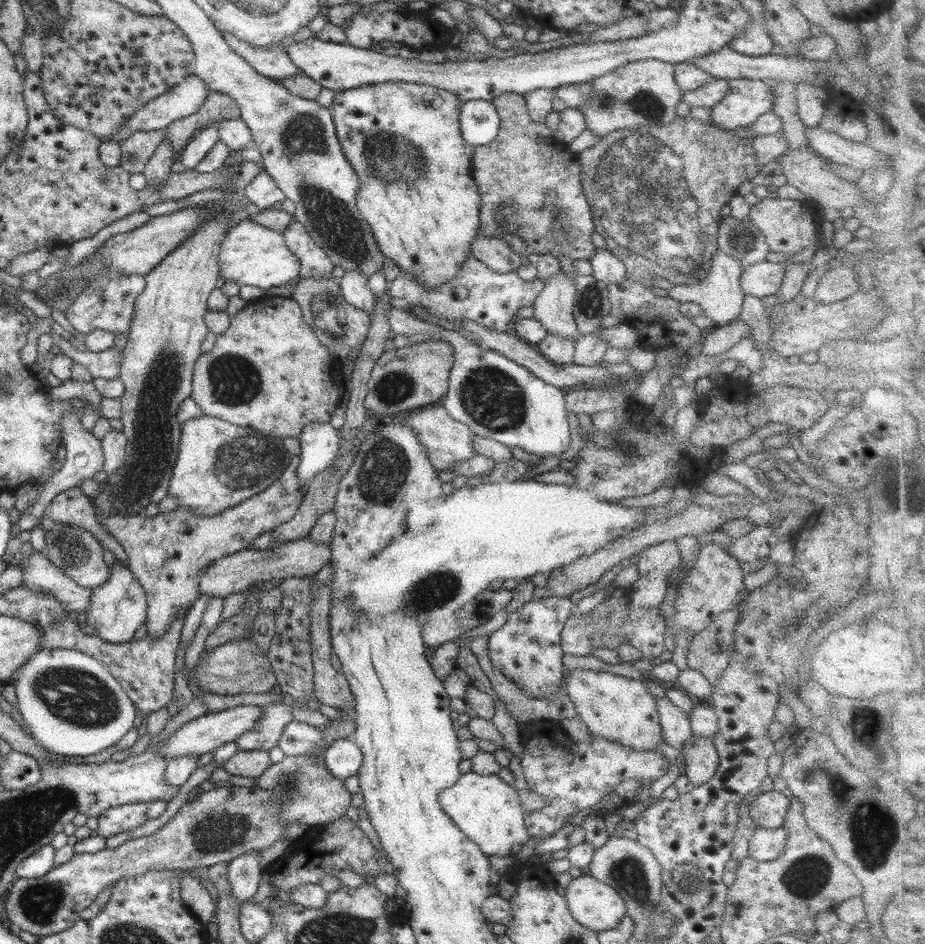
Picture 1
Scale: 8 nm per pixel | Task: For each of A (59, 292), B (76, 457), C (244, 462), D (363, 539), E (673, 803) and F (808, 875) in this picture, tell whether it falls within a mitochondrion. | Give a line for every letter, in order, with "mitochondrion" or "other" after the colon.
A: mitochondrion
B: other
C: mitochondrion
D: other
E: other
F: mitochondrion

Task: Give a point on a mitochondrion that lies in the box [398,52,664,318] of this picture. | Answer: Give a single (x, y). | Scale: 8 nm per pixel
(504, 213)

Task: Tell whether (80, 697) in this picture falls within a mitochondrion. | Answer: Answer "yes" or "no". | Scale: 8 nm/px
yes

